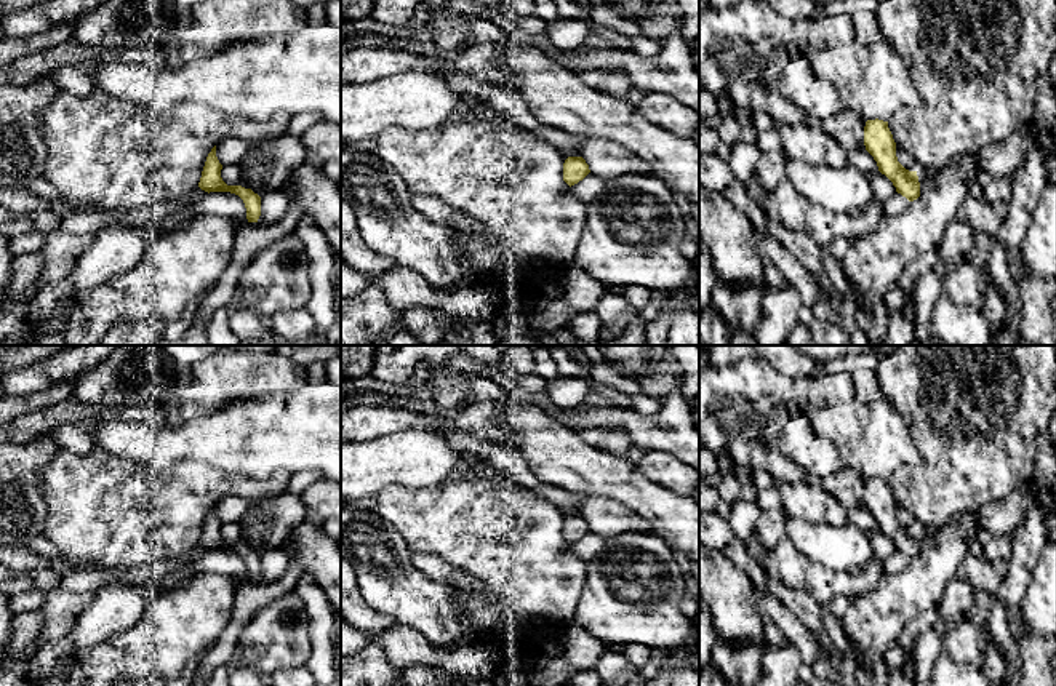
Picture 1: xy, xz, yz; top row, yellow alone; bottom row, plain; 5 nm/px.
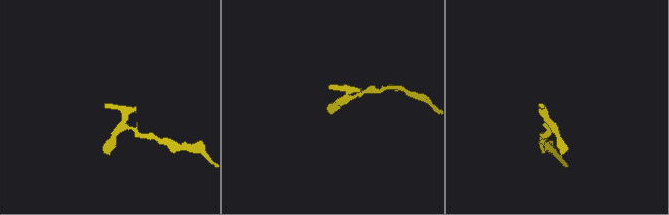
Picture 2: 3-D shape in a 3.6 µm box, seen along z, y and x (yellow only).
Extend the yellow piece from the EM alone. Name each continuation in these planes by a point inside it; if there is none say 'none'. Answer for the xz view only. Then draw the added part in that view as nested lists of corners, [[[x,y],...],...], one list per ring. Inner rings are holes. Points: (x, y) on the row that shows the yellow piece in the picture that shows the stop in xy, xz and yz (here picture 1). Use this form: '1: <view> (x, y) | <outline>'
none

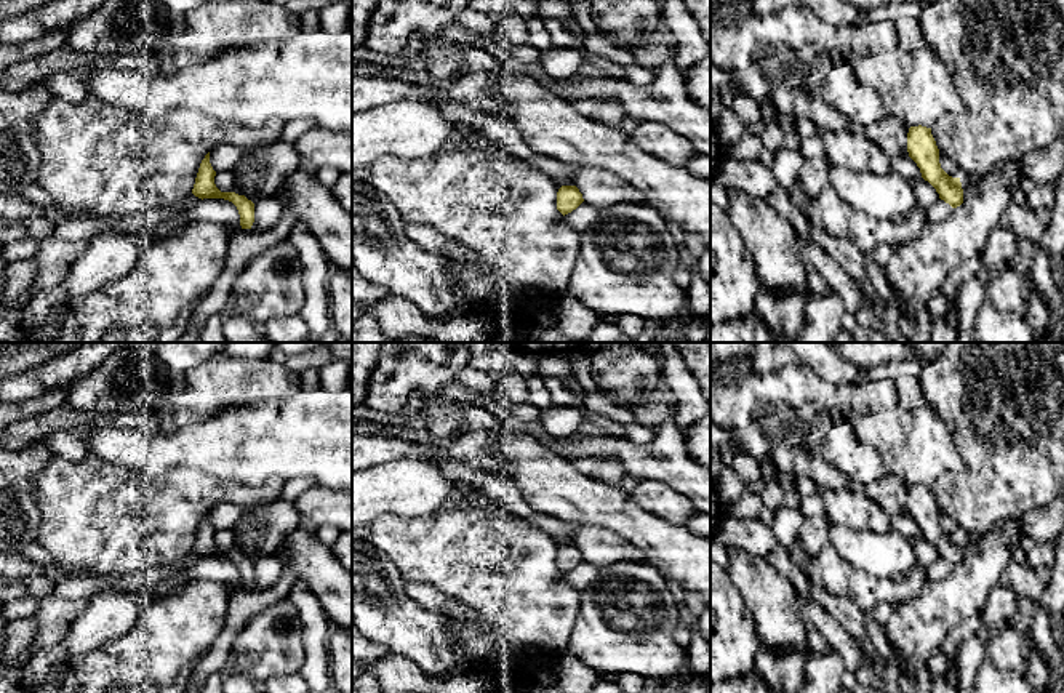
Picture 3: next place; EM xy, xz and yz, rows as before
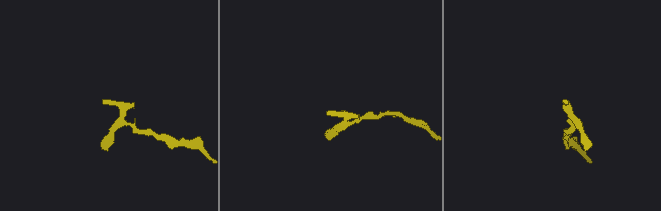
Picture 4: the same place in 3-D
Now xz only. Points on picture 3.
none

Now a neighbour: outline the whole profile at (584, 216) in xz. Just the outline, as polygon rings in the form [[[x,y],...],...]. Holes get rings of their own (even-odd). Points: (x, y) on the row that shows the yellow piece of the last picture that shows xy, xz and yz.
[[[581,203],[576,210],[563,216],[563,221],[568,227],[574,229],[576,232],[582,234],[590,226],[595,224],[595,221],[600,216],[602,208]]]

